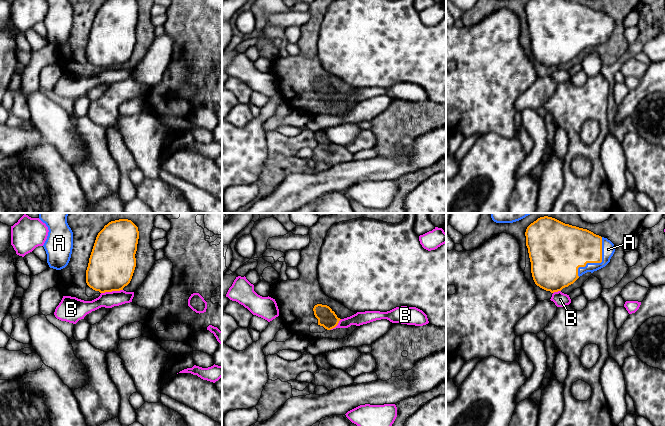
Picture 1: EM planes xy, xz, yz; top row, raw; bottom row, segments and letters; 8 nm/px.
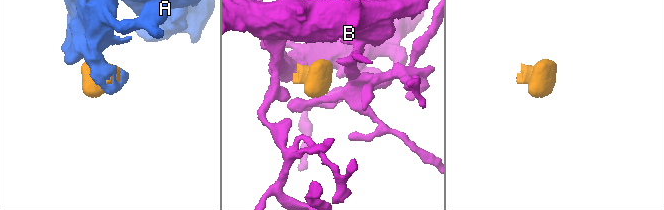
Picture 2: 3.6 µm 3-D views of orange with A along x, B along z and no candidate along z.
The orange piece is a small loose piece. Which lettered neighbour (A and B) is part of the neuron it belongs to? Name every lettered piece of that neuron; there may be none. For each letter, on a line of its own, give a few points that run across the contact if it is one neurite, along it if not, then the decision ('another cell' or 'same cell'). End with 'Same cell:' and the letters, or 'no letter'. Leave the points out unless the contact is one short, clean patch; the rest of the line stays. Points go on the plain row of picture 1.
A: same cell
B: xy (122, 65), (101, 69) | another cell
Same cell: A

